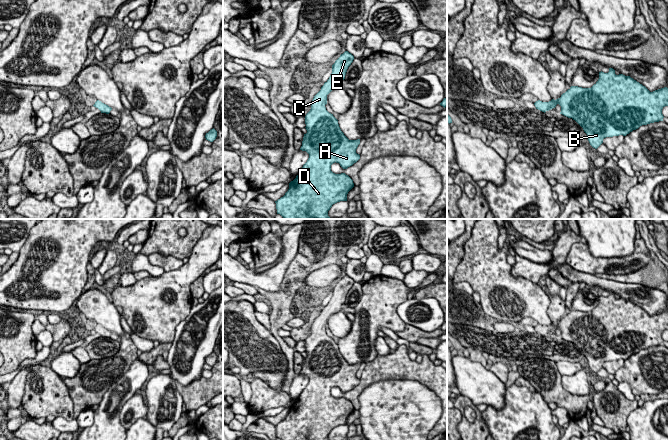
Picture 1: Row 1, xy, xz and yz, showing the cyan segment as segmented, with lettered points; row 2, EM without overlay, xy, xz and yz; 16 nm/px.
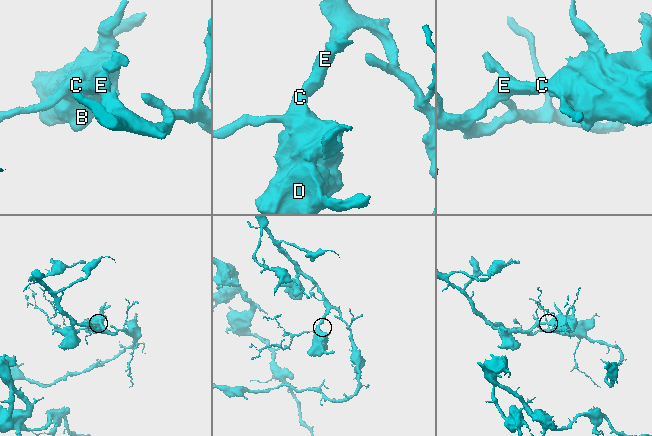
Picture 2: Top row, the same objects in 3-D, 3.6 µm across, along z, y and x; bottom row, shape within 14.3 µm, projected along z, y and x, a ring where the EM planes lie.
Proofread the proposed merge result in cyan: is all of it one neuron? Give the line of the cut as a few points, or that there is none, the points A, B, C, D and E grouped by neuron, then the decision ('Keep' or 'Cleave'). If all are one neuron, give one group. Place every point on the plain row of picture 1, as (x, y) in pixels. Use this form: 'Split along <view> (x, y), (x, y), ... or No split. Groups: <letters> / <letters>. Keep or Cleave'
No split. Groups: A B C D E. Keep

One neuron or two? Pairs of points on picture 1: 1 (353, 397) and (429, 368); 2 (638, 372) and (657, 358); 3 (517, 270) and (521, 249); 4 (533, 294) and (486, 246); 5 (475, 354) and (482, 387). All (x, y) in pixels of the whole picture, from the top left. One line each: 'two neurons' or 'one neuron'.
1: one neuron
2: one neuron
3: two neurons
4: one neuron
5: two neurons

